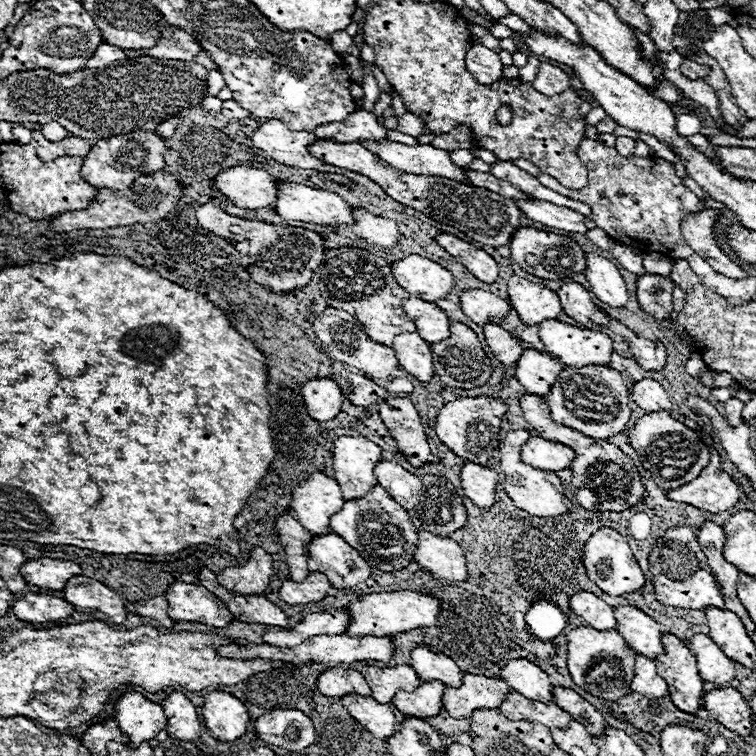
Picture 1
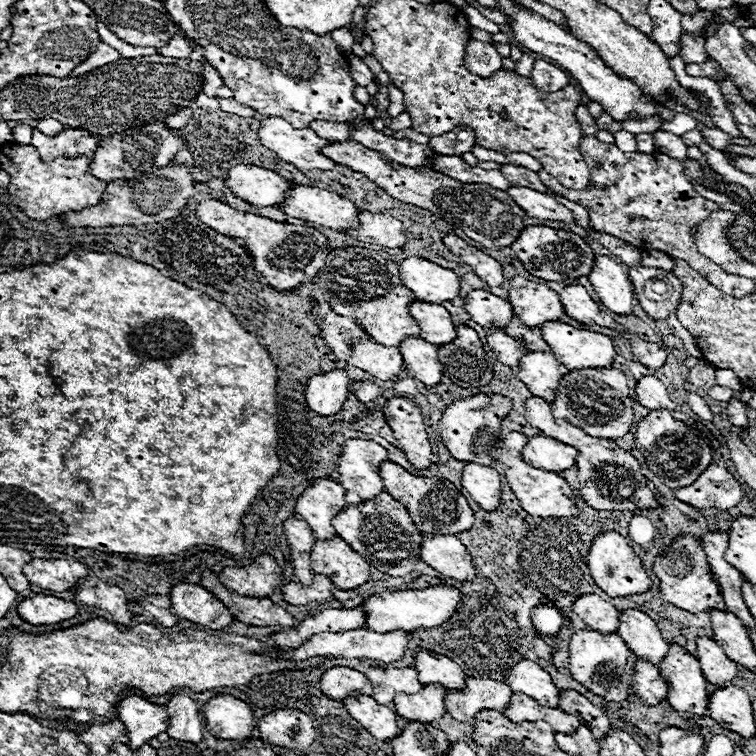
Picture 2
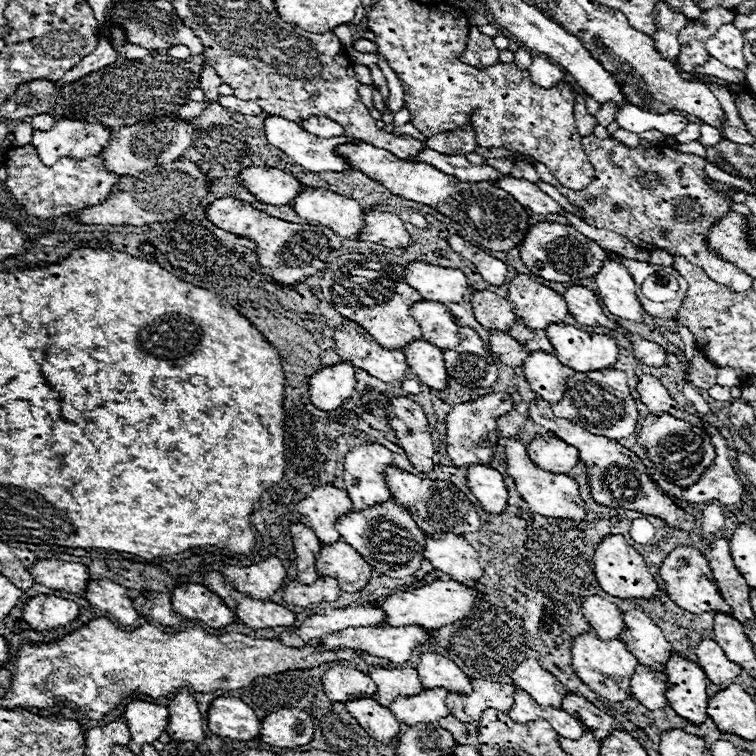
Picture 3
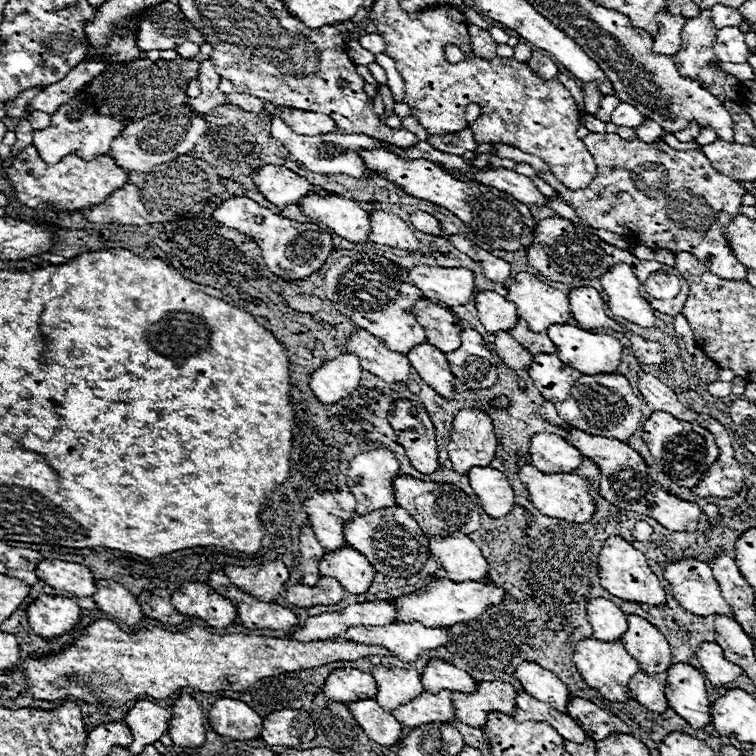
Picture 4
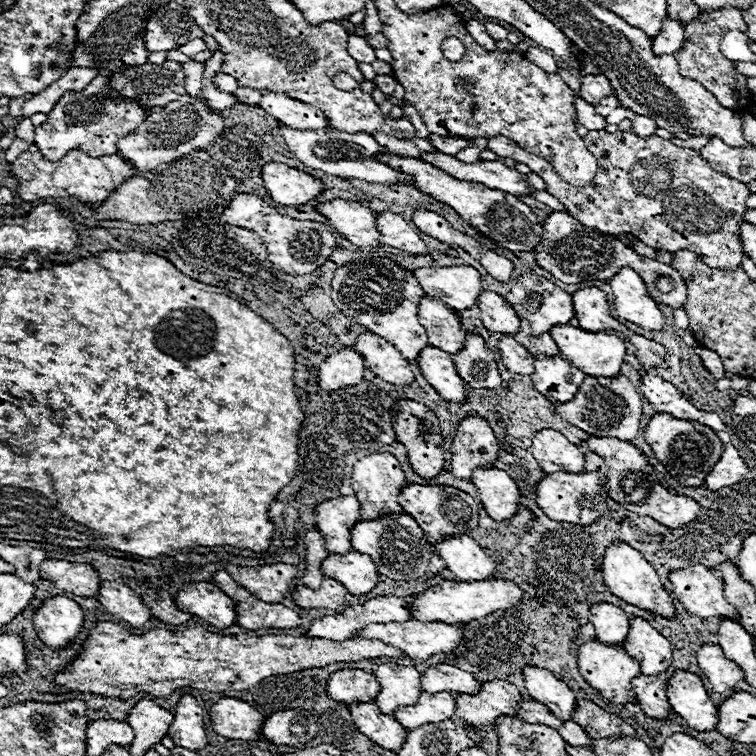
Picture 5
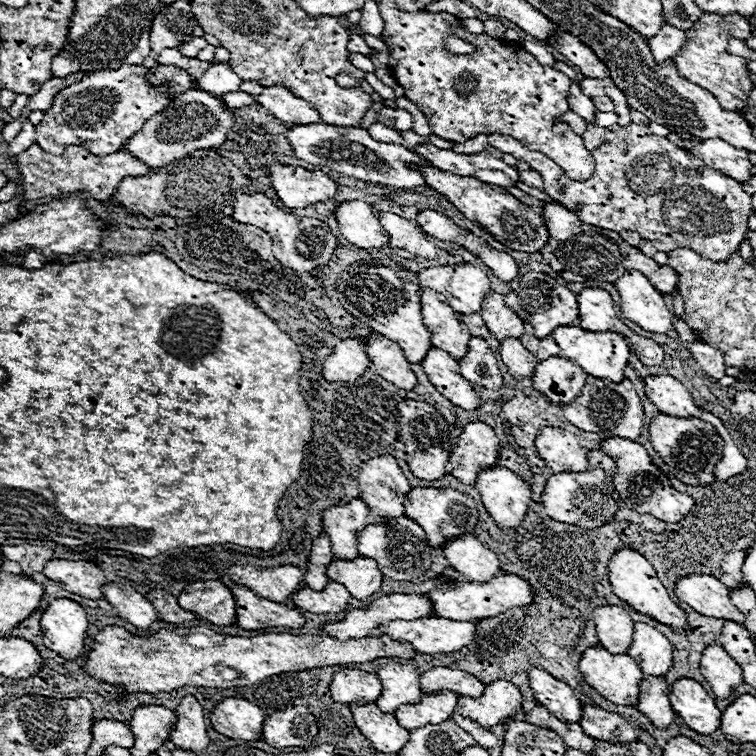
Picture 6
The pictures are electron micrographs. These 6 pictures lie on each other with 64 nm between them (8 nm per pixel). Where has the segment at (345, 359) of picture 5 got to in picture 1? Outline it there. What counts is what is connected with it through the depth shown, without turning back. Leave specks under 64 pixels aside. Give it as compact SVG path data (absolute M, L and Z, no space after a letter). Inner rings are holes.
M328 378L308 380L302 386L302 398L304 398L310 418L316 422L334 420L344 402L344 396L342 396L342 390L338 388L338 384Z

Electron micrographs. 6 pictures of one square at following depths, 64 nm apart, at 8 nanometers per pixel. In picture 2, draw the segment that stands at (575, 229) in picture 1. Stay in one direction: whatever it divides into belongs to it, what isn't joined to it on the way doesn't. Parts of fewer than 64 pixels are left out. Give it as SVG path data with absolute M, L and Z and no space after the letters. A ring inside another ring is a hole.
M512 186L508 194L516 200L516 204L530 216L538 220L558 220L564 224L578 224L572 210L556 202L554 198L540 194L536 190L524 188L524 186Z

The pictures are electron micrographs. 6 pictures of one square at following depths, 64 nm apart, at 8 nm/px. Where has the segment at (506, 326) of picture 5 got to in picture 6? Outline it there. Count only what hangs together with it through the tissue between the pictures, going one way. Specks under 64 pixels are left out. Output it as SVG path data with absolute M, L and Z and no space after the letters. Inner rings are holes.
M490 294L484 298L482 302L482 312L480 312L486 328L498 338L506 338L506 336L522 336L524 332L524 322L514 314L512 308L508 308L504 304L504 296L502 294Z

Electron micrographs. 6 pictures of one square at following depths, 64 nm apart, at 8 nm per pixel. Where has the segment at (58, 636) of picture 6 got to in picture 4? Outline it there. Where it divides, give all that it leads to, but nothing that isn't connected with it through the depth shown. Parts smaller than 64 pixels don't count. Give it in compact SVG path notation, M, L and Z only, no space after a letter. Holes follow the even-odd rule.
M40 596L26 610L32 630L42 638L56 638L80 620L80 606L64 596Z

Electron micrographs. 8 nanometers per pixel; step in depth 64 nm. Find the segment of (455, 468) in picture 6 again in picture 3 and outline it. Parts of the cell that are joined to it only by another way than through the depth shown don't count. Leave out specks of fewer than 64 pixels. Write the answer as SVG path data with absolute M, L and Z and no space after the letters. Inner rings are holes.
M494 392L480 396L478 400L462 402L452 406L446 416L446 448L448 456L456 466L470 466L470 464L484 464L492 462L492 452L498 444L498 424L496 420L512 410L512 400L504 392Z

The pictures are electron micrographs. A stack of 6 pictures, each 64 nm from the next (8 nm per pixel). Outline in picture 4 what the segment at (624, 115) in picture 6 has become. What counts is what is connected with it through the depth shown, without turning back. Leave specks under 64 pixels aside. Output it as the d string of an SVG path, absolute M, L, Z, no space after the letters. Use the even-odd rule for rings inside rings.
M584 84L584 86L582 86L582 92L584 92L584 104L586 104L586 112L596 114L596 112L598 112L600 98L602 98L602 96L598 96L596 84Z

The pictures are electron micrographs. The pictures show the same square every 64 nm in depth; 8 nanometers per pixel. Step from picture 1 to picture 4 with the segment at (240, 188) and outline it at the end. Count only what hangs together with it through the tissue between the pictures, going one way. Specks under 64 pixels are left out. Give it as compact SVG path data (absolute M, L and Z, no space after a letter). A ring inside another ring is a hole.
M266 164L252 172L252 180L256 188L264 194L264 198L276 206L296 204L302 196L314 192L314 186L306 178L298 178L294 172L284 166Z

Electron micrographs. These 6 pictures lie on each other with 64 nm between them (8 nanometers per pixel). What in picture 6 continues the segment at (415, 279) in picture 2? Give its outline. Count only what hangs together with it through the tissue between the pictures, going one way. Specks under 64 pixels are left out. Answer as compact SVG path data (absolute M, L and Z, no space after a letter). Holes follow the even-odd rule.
M472 264L424 268L418 272L418 280L420 286L442 294L446 302L462 314L480 312L484 296L490 294L486 272Z

